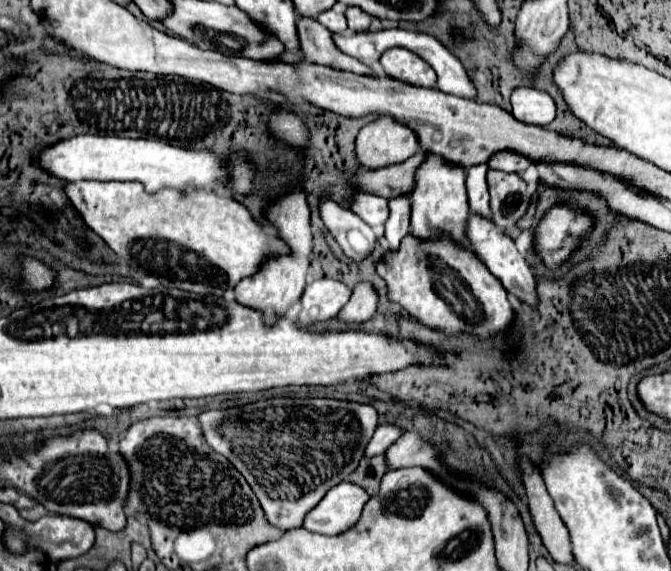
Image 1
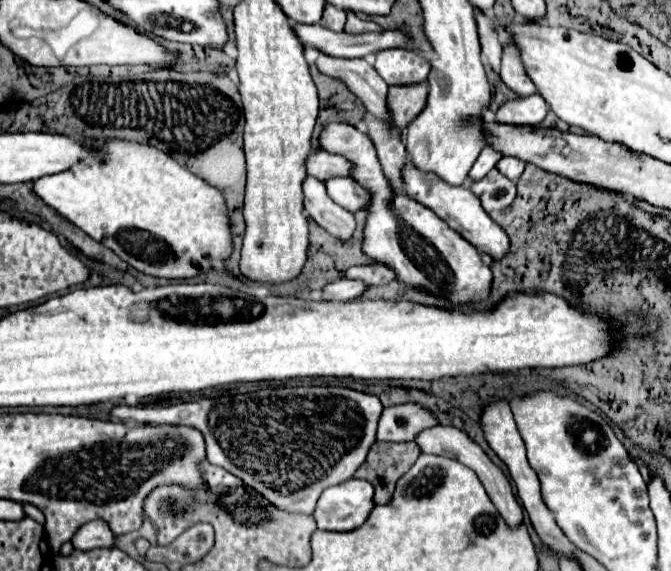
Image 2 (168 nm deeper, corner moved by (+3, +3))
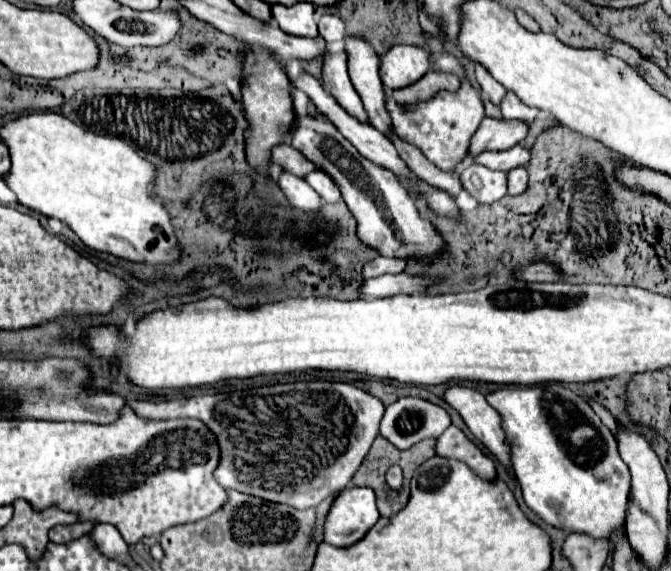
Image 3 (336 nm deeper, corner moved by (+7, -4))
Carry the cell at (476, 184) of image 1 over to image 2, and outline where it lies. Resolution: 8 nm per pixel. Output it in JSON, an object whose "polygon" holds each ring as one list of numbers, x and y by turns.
{"polygon":[[486,145,482,149,480,157,476,159,474,167,470,169,470,179,474,179,474,181,482,179,490,169,496,167,496,161,500,161,500,159,502,159,502,153,498,153,496,149,492,149,492,145]]}

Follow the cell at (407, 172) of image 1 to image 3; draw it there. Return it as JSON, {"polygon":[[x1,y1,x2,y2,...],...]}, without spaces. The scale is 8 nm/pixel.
{"polygon":[[282,144,280,148,272,150,272,160,274,160,274,164,282,166,284,170,288,170,294,176,300,176,300,178,304,178,306,174,316,170,316,166,302,152,292,148,290,144]]}

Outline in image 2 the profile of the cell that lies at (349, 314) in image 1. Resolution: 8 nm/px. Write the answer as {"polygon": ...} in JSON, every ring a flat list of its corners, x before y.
{"polygon":[[368,263,368,265,360,265,360,267,350,267,346,271,348,279,362,279,366,285,376,287,376,285,386,285,388,281,392,281,396,277,396,273,392,271,392,267,384,265,384,263]]}

